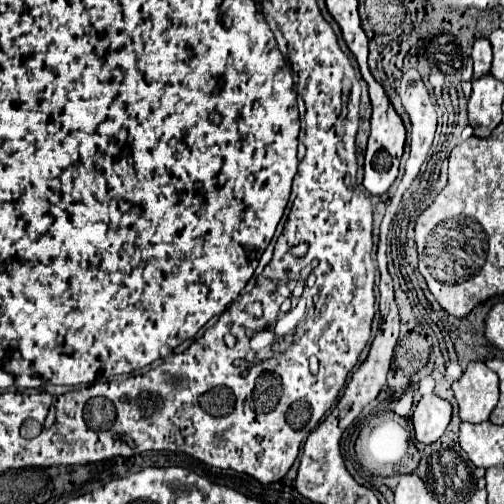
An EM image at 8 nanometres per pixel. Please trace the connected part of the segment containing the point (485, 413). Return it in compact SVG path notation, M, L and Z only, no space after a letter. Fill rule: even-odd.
M471 362L463 376L453 382L463 422L485 422L499 400L499 378L483 362Z

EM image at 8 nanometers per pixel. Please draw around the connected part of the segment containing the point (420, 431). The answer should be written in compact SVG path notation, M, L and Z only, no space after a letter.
M435 394L423 396L417 402L415 414L413 414L415 440L419 440L423 444L431 444L431 442L439 440L451 422L451 412L453 412L451 402L439 398Z

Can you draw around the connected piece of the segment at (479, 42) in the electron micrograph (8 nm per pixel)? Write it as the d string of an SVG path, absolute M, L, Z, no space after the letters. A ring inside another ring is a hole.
M485 36L477 38L475 44L473 44L471 56L473 56L473 62L475 62L473 78L489 74L489 68L491 68L491 42L489 42L489 38L485 38Z

